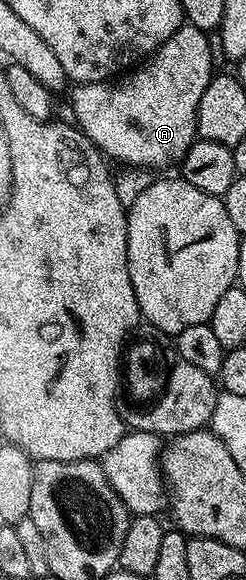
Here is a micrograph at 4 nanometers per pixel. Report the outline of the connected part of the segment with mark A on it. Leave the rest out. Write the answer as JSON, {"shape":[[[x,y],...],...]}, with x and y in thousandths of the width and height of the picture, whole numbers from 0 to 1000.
{"shape":[[[748,41],[577,112],[480,138],[309,147],[305,157],[285,157],[301,212],[439,274],[472,272],[512,288],[740,281],[760,257],[801,243],[801,186],[866,133],[858,72],[841,66],[846,53]]]}

